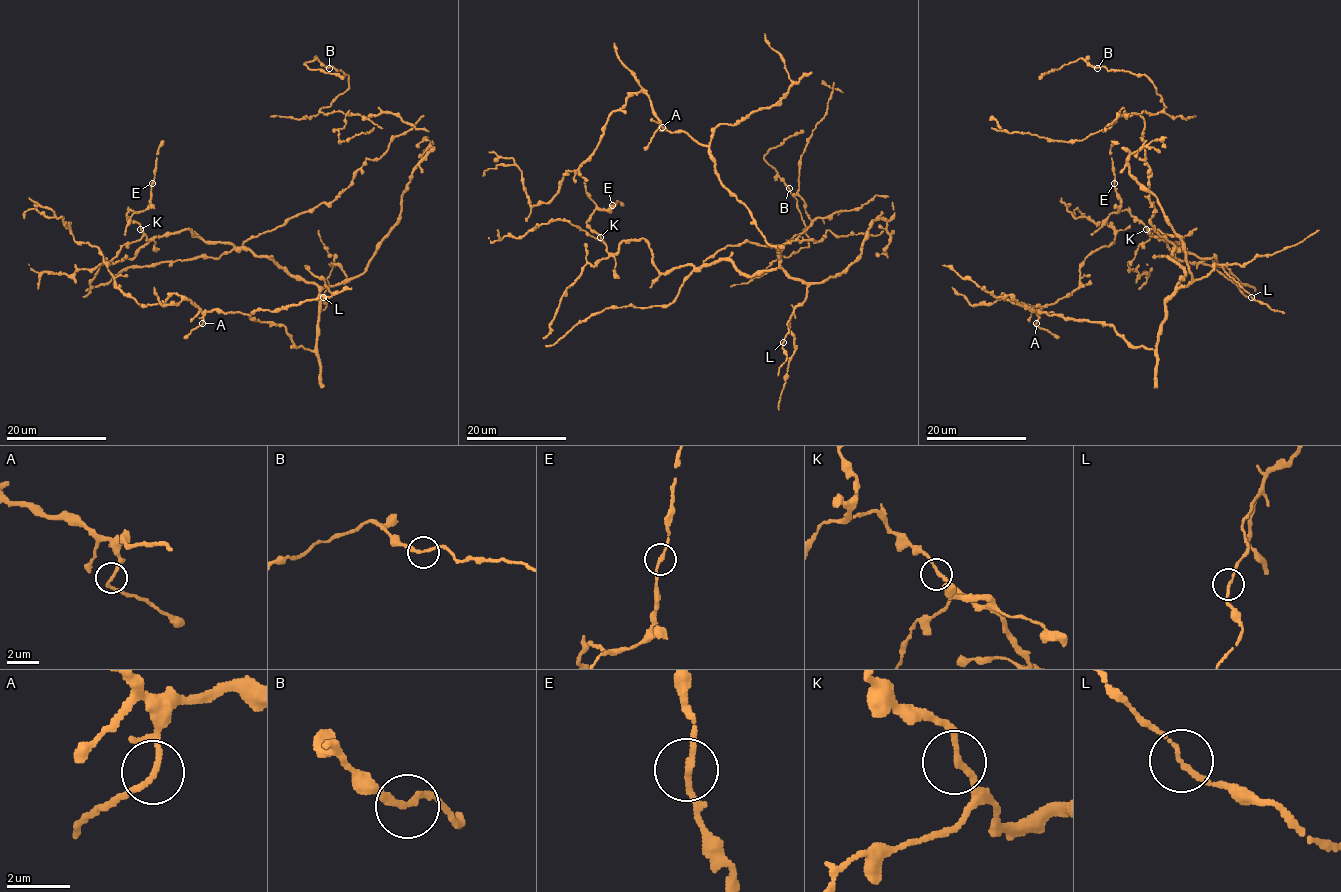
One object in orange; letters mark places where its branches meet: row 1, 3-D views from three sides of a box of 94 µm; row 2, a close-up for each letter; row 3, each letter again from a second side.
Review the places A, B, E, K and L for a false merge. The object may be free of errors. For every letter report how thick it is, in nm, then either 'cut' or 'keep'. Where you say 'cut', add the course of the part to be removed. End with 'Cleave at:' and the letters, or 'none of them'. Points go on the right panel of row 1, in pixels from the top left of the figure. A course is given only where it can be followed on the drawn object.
A: 170 nm thick; keep
B: 180 nm thick; keep
E: 160 nm thick; keep
K: 170 nm thick; keep
L: 130 nm thick; keep
Cleave at: none of them

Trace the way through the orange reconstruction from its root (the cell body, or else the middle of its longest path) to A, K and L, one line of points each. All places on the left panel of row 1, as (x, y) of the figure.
A: (319, 293), (319, 334), (312, 350), (296, 347), (282, 325), (260, 322), (247, 314), (209, 310), (202, 323)
K: (319, 293), (315, 284), (290, 277), (269, 258), (231, 244), (206, 243), (187, 229), (147, 239), (140, 229)
L: (319, 293), (346, 280), (346, 274), (337, 265), (331, 269), (329, 287), (322, 297)

